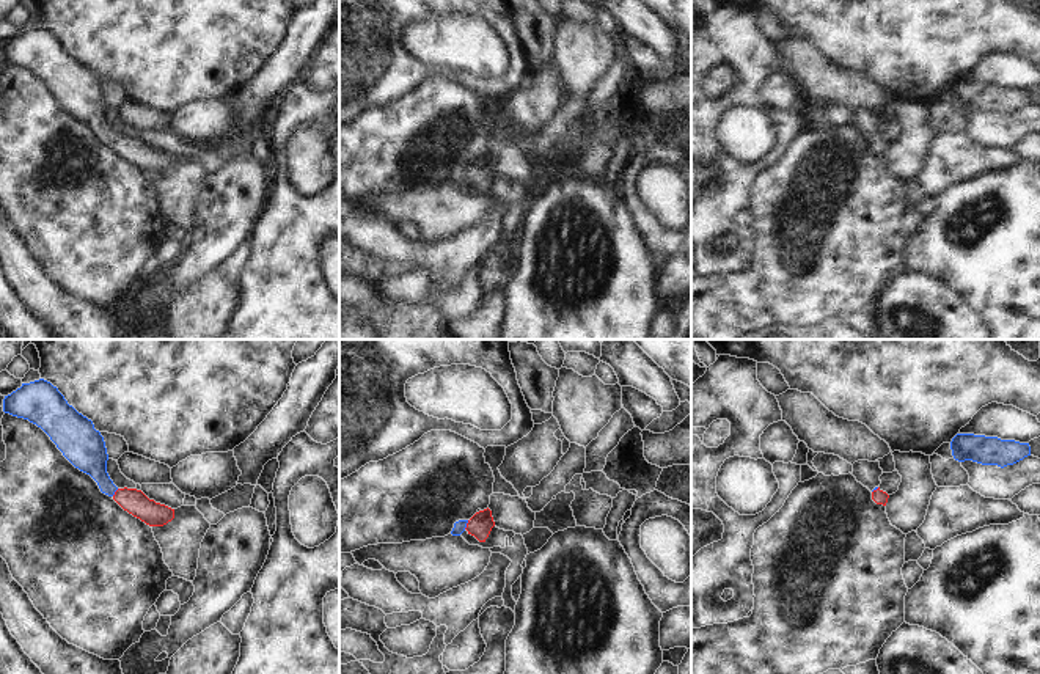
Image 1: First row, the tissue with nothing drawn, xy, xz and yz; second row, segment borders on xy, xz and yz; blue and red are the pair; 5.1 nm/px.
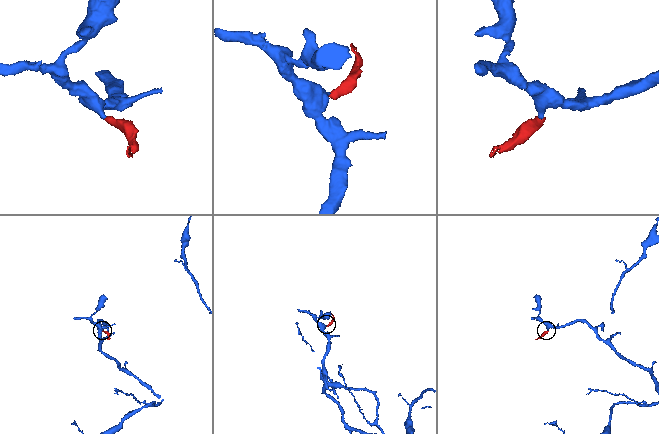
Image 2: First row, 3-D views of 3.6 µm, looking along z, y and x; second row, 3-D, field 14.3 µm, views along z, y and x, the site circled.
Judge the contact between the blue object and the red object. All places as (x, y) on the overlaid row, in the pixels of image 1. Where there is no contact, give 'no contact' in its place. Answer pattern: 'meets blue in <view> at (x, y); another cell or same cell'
meets blue in xz at (465, 525); same cell

